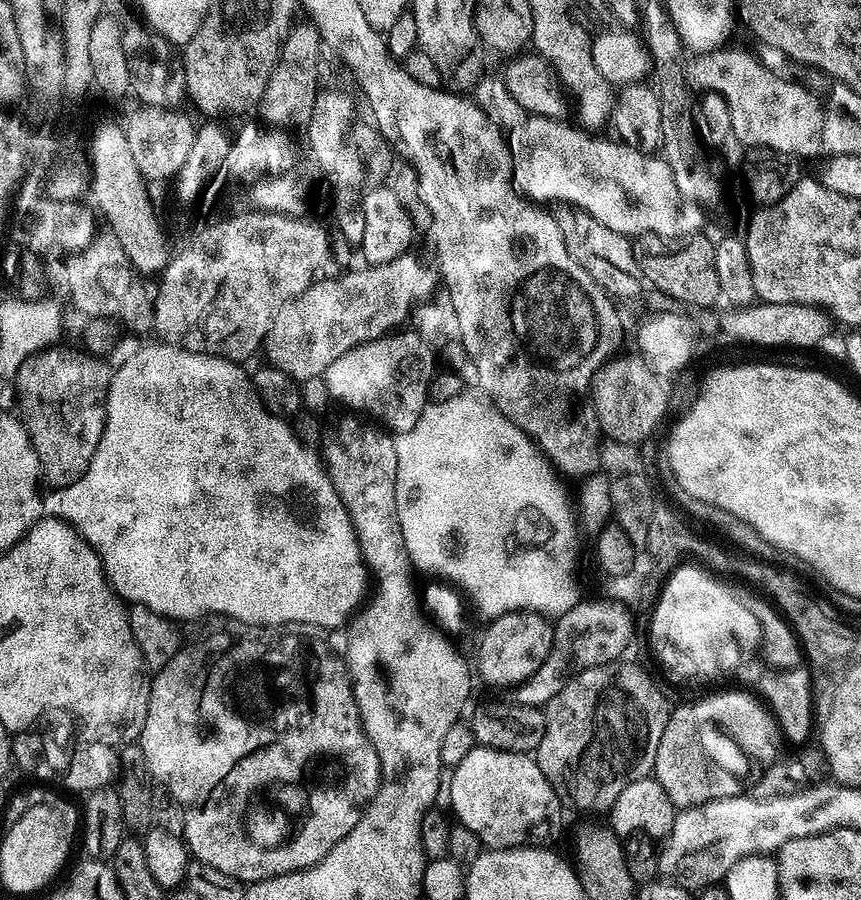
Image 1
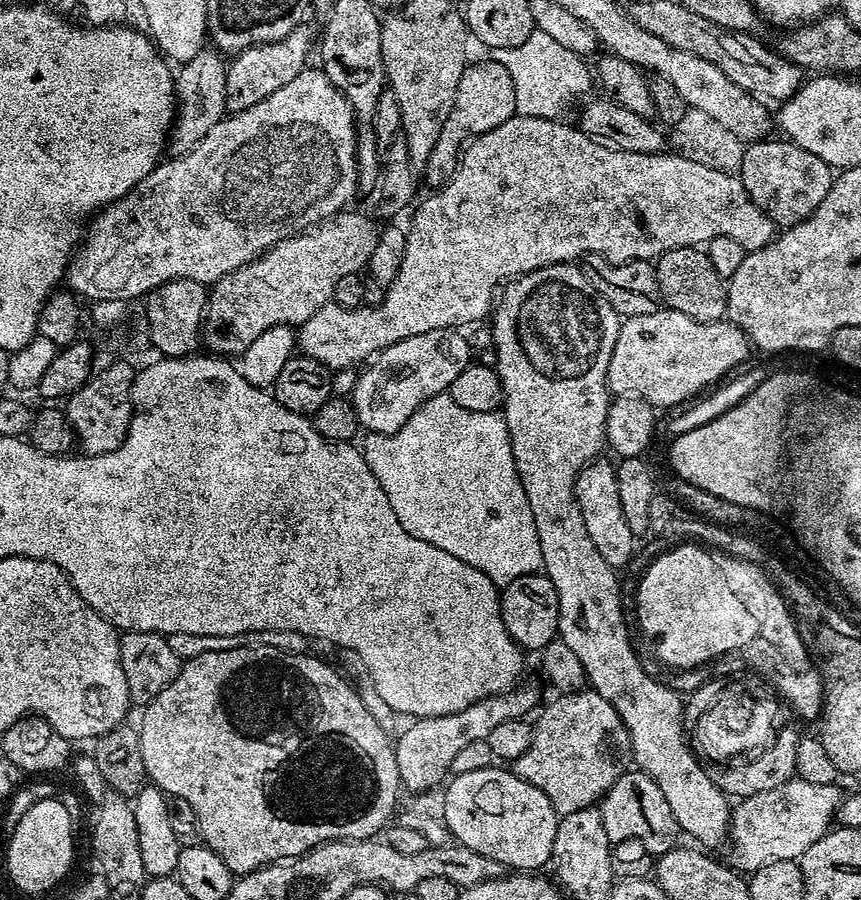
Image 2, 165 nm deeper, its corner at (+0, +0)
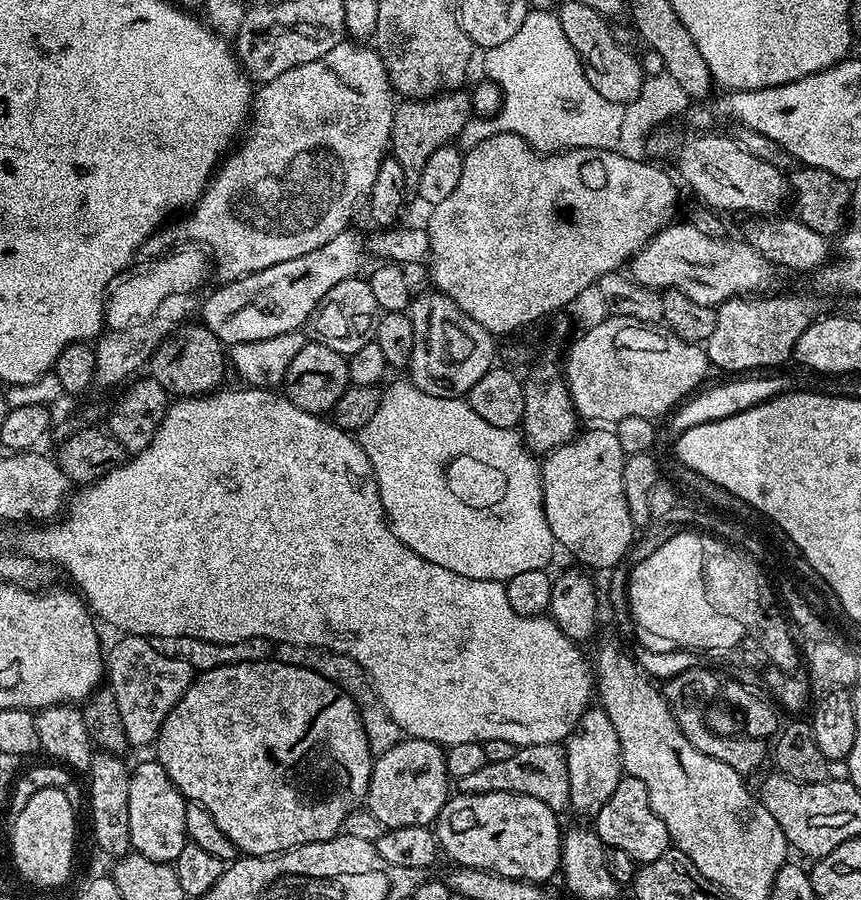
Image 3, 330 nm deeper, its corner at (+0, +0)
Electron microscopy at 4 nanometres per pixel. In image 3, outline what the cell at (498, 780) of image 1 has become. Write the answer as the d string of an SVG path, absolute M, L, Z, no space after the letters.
M465 792L446 801L434 831L441 853L448 855L453 865L486 870L502 878L548 882L560 870L560 820L546 802L526 794Z

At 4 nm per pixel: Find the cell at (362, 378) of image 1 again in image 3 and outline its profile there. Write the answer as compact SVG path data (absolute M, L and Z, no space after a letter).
M427 290L421 296L417 295L410 305L410 315L414 328L414 346L412 359L407 365L407 371L412 371L410 383L418 390L426 394L434 394L438 398L464 398L482 378L494 366L494 357L497 355L498 348L494 343L494 337L491 332L487 332L474 318L467 316L446 294L435 290Z

